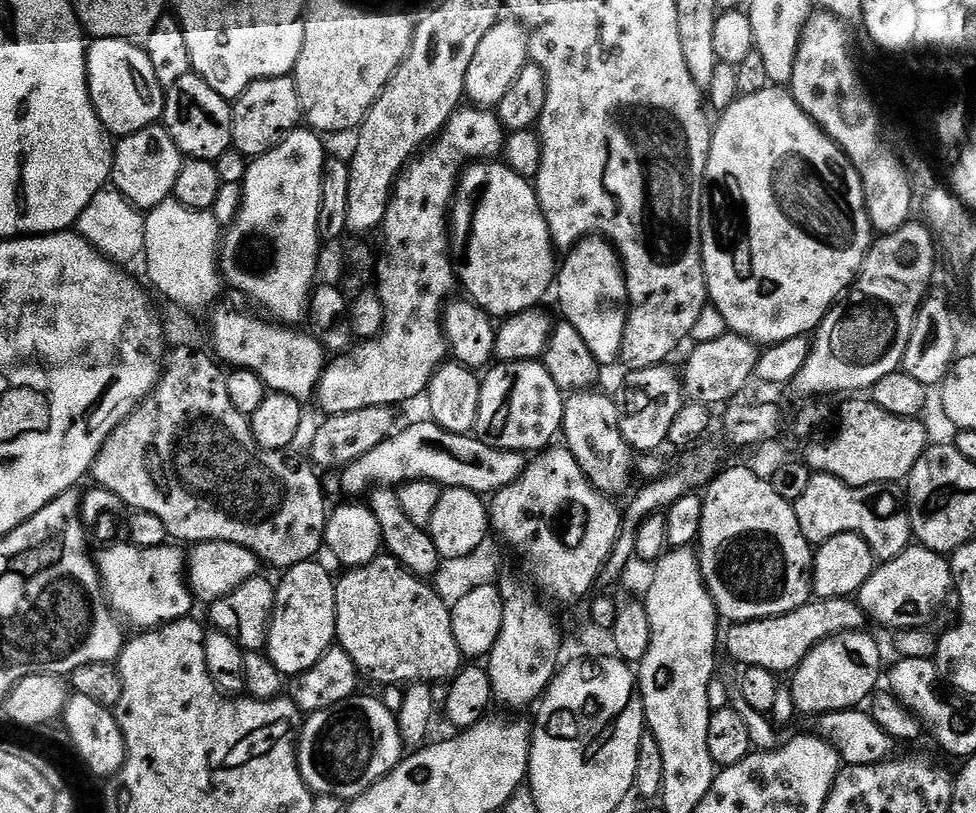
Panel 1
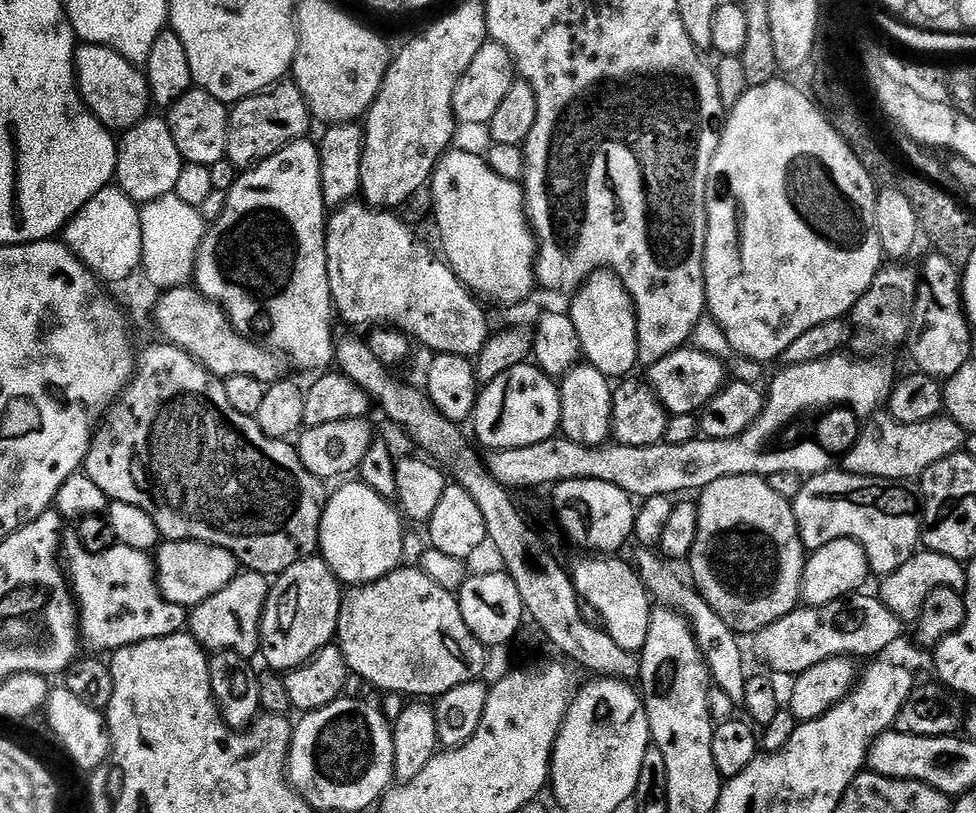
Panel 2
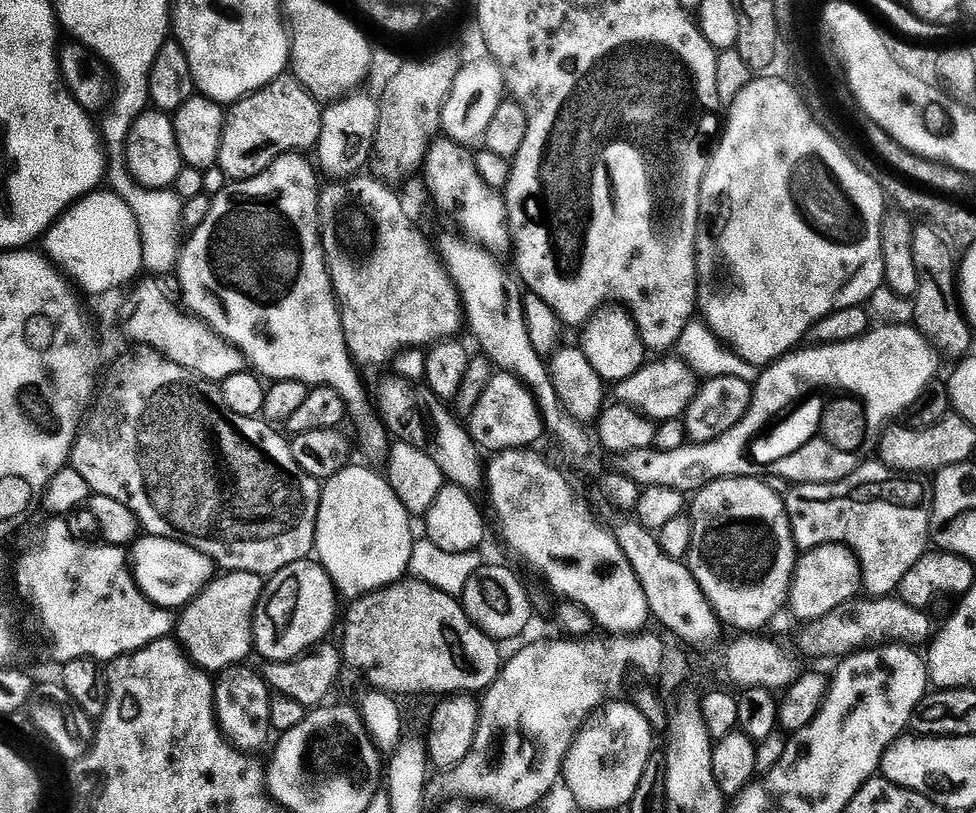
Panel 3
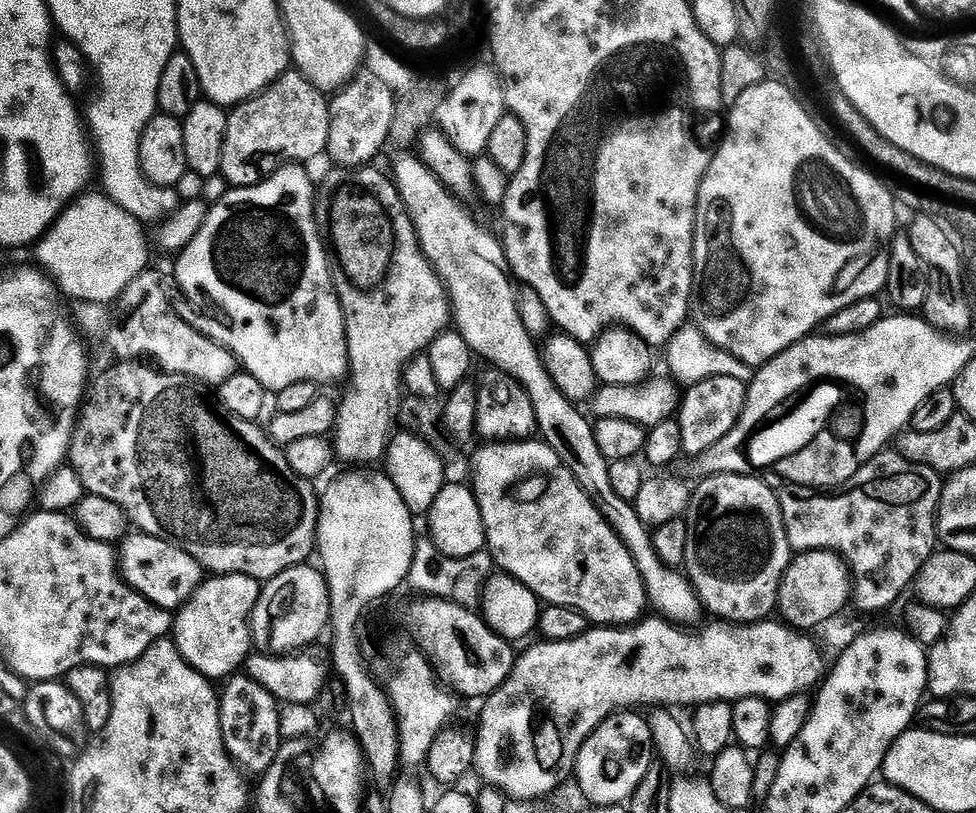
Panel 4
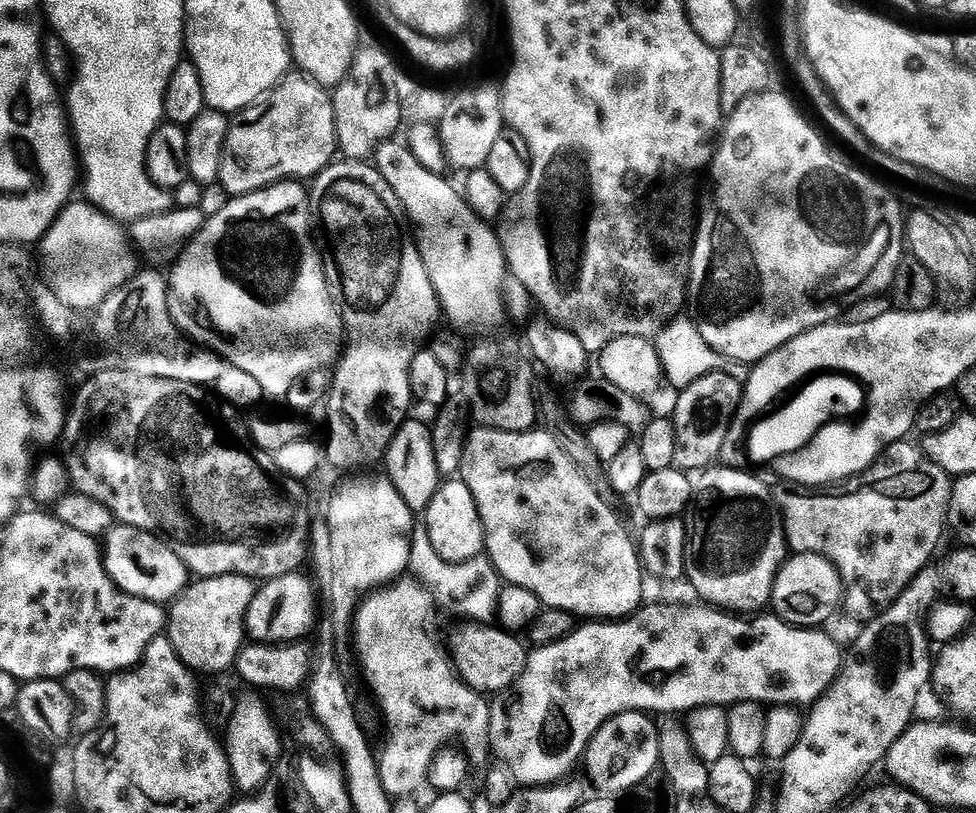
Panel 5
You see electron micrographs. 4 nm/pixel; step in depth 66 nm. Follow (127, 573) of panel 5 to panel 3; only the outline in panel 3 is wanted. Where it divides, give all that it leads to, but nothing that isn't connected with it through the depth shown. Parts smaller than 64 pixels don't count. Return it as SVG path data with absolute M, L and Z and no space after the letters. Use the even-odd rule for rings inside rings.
M141 535L130 548L130 567L140 591L152 603L169 610L183 609L217 575L217 565L206 554L191 548L183 540Z

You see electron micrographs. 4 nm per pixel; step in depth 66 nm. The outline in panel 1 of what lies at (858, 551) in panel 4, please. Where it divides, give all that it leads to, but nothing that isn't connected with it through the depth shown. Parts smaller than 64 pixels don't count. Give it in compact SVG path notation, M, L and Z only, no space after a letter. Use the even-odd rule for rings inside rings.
M813 475L806 492L794 503L798 526L813 546L819 546L838 534L853 532L872 547L877 561L898 558L914 540L912 522L905 505L883 484L855 488L833 476Z

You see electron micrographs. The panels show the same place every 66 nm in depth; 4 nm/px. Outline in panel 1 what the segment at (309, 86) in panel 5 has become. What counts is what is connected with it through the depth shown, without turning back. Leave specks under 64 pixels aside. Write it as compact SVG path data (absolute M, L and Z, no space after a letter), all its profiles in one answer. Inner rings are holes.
M287 75L259 80L232 104L232 148L245 158L261 156L278 147L301 124L302 113L295 79Z

